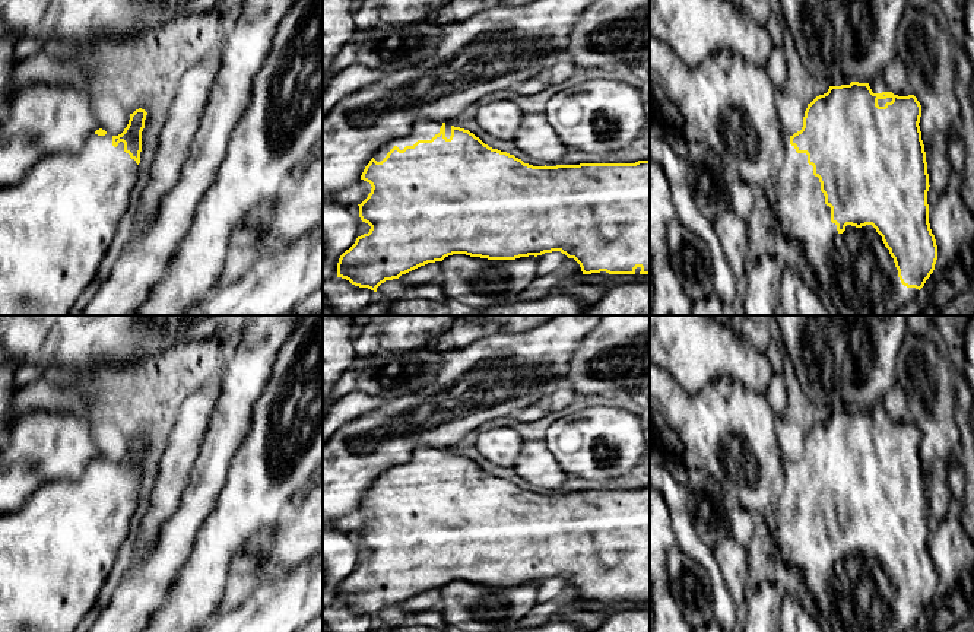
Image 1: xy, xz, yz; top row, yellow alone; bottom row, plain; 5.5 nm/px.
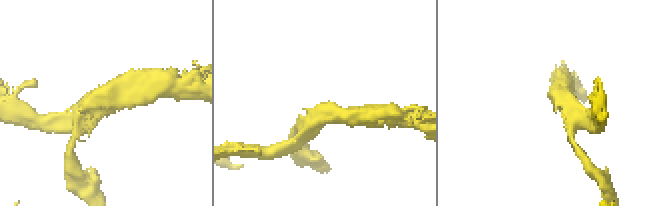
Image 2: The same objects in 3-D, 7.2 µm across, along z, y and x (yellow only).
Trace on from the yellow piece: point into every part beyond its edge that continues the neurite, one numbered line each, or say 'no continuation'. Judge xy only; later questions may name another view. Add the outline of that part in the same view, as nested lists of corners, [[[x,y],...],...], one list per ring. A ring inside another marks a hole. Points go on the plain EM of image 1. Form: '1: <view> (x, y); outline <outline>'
1: xy (56, 552); outline [[[91,460],[79,479],[53,480],[34,492],[20,509],[0,514],[0,632],[74,632],[110,577],[139,495],[123,469],[114,474],[112,461]]]

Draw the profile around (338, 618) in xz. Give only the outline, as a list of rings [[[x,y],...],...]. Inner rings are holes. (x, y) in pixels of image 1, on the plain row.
[[[342,604],[323,607],[323,632],[371,632],[377,623],[377,619]]]

